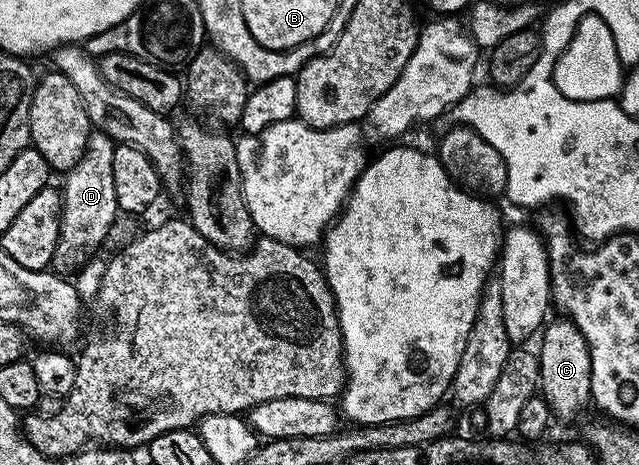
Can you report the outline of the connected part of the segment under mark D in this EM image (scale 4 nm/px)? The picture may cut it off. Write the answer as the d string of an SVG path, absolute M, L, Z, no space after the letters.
M90 132L89 142L85 148L83 159L64 174L65 186L60 186L61 194L61 234L53 252L52 268L62 275L73 275L73 272L100 247L109 228L119 218L117 200L115 199L115 142L106 133Z

